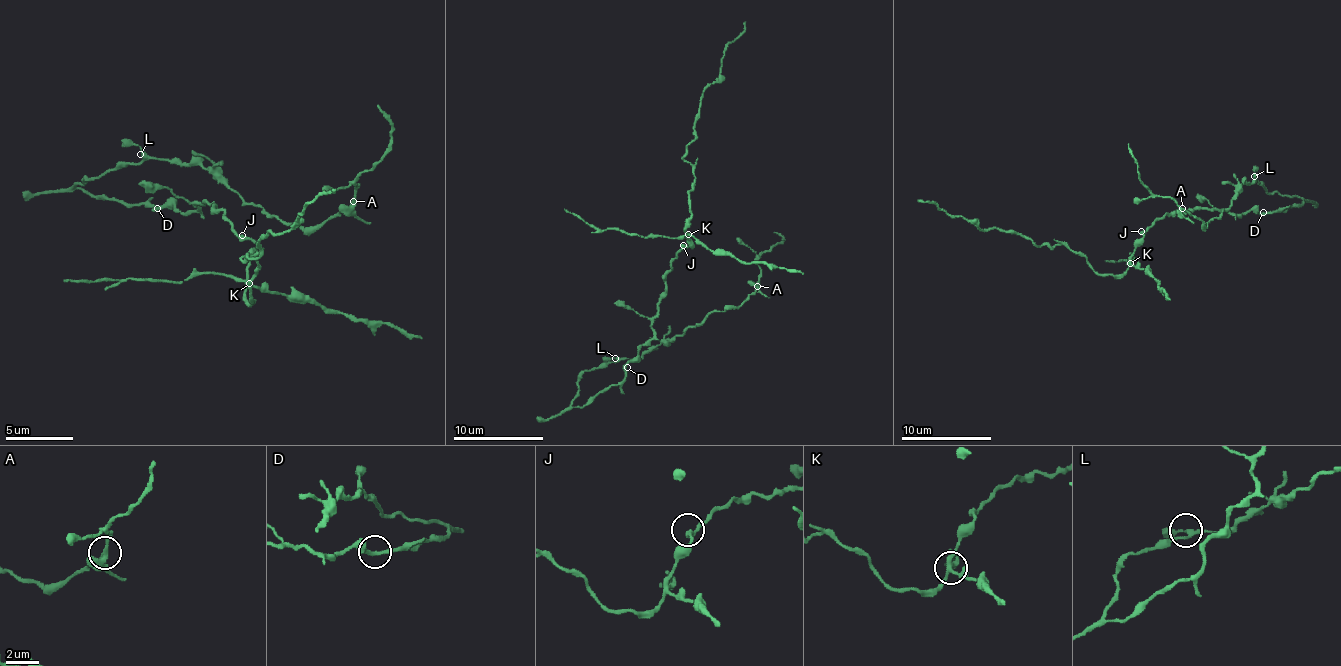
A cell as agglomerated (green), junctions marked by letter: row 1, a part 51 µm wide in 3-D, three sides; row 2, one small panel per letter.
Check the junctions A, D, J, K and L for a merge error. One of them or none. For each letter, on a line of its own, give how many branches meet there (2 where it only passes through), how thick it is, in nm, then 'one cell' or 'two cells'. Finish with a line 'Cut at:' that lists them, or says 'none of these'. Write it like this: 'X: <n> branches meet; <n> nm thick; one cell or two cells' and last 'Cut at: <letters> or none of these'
A: 4 branches meet; 260 nm thick; one cell
D: 2 branches meet; 240 nm thick; one cell
J: 2 branches meet; 240 nm thick; one cell
K: 4 branches meet; 220 nm thick; two cells
L: 3 branches meet; 190 nm thick; one cell
Cut at: K

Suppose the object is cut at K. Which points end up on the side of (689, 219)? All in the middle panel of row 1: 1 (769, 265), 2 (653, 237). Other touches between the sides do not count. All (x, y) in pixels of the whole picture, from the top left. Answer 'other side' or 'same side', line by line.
1: other side
2: other side

